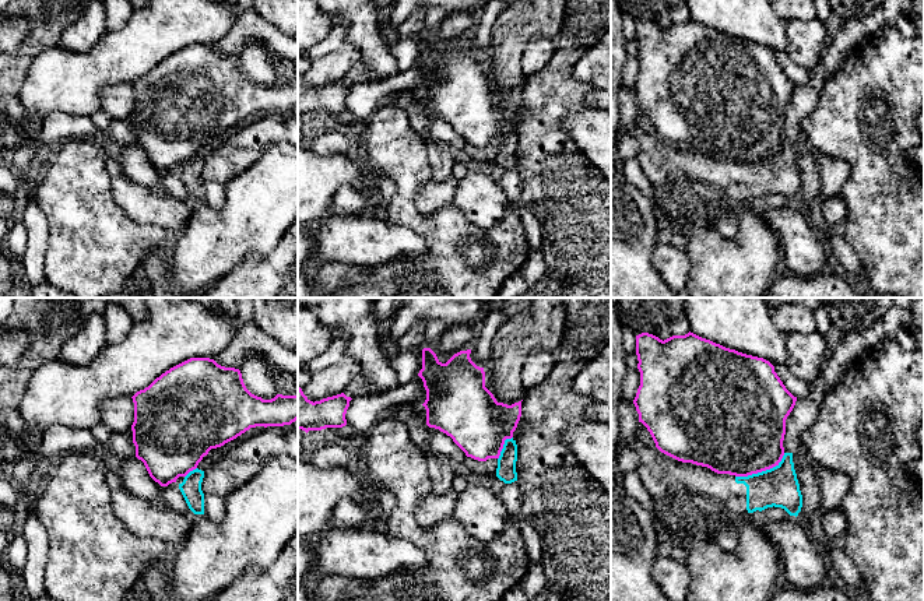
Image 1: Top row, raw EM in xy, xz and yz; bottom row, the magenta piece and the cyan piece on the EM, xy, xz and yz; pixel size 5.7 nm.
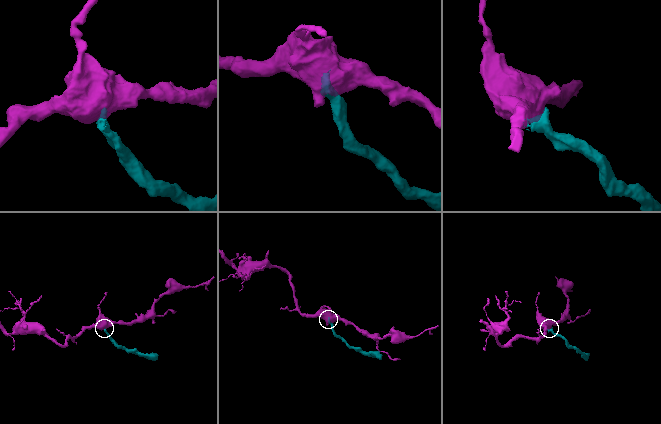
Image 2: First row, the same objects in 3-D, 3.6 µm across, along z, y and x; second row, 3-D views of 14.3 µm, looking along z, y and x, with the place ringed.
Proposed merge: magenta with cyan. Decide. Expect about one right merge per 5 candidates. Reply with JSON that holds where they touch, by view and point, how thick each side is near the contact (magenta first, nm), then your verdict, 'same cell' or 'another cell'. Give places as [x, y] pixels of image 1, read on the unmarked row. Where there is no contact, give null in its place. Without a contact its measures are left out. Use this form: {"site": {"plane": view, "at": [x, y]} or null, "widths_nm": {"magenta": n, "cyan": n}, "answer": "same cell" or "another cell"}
{"site": {"plane": "yz", "at": [761, 158]}, "widths_nm": {"magenta": 480, "cyan": 220}, "answer": "another cell"}

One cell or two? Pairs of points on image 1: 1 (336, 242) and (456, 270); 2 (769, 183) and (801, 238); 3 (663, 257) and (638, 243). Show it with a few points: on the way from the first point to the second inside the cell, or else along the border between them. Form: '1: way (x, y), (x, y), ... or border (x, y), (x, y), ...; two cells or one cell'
1: border (427, 243), (421, 255), (366, 266); two cells
2: border (790, 201), (796, 204); two cells
3: border (654, 243), (652, 264), (664, 283); two cells

